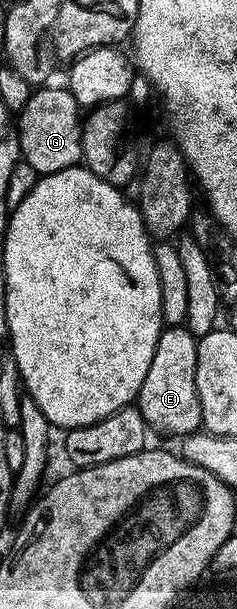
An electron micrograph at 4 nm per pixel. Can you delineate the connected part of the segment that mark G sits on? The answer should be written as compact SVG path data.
M39 88L34 91L29 104L17 120L19 148L22 161L28 162L42 175L61 172L83 162L83 123L79 101L66 88L51 90Z

